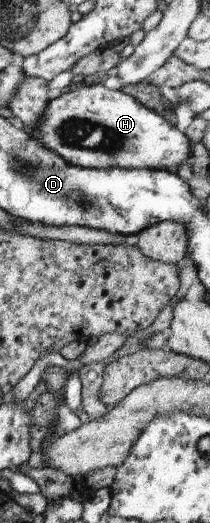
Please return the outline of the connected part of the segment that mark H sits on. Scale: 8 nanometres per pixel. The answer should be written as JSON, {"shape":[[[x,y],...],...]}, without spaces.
{"shape":[[[102,83],[82,86],[62,93],[47,103],[43,116],[38,120],[36,128],[30,131],[45,148],[52,150],[65,162],[78,167],[124,169],[152,168],[175,170],[180,164],[189,161],[192,154],[189,139],[176,126],[172,126],[165,118],[153,109],[139,103],[132,95],[123,90],[109,89]]]}

